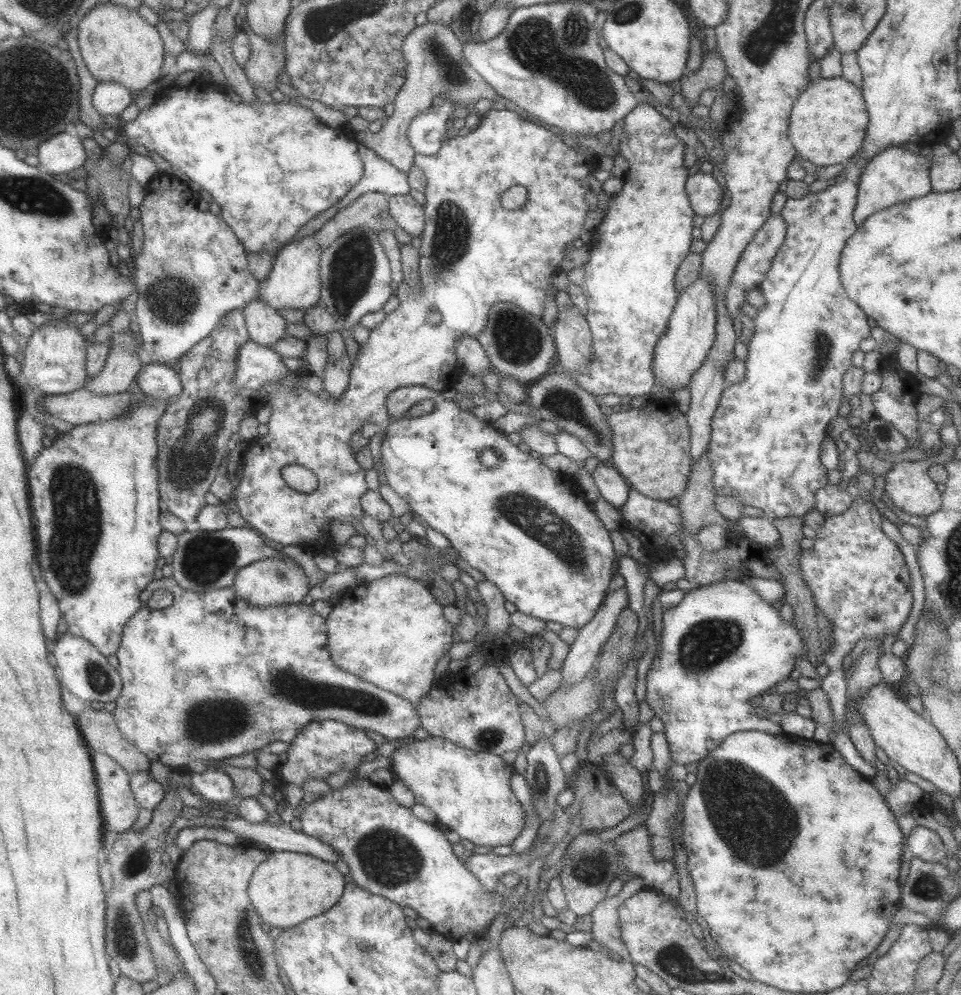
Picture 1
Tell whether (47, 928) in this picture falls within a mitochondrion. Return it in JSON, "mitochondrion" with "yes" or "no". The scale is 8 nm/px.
{"mitochondrion":"no"}

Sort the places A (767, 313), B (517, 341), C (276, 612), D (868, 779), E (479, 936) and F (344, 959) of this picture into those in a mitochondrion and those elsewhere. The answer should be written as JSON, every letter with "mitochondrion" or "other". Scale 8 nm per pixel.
{"A":"other","B":"mitochondrion","C":"other","D":"other","E":"other","F":"other"}

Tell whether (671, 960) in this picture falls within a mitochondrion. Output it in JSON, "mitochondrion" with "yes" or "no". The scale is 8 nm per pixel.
{"mitochondrion":"yes"}

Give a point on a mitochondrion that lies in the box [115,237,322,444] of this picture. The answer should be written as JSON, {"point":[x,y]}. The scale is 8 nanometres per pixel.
{"point":[173,299]}

